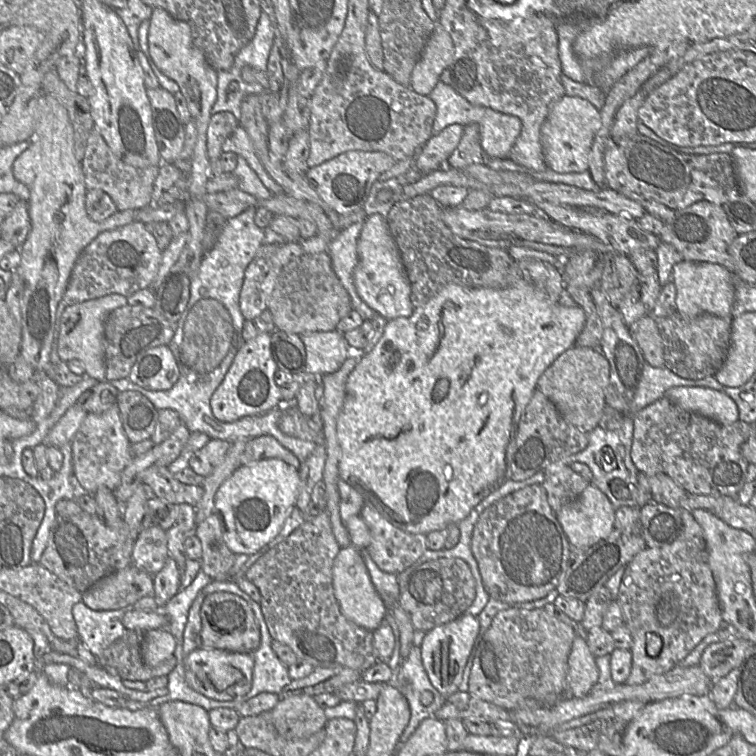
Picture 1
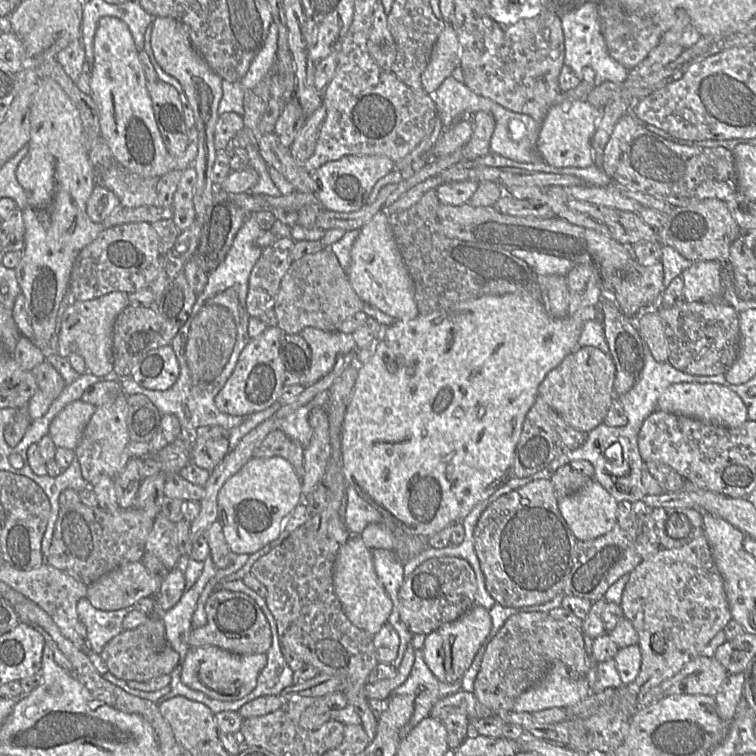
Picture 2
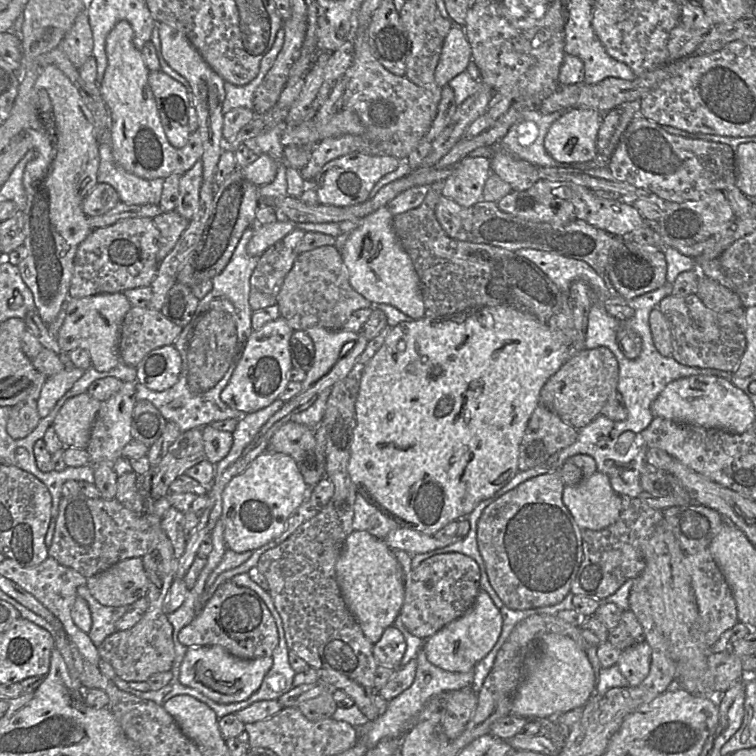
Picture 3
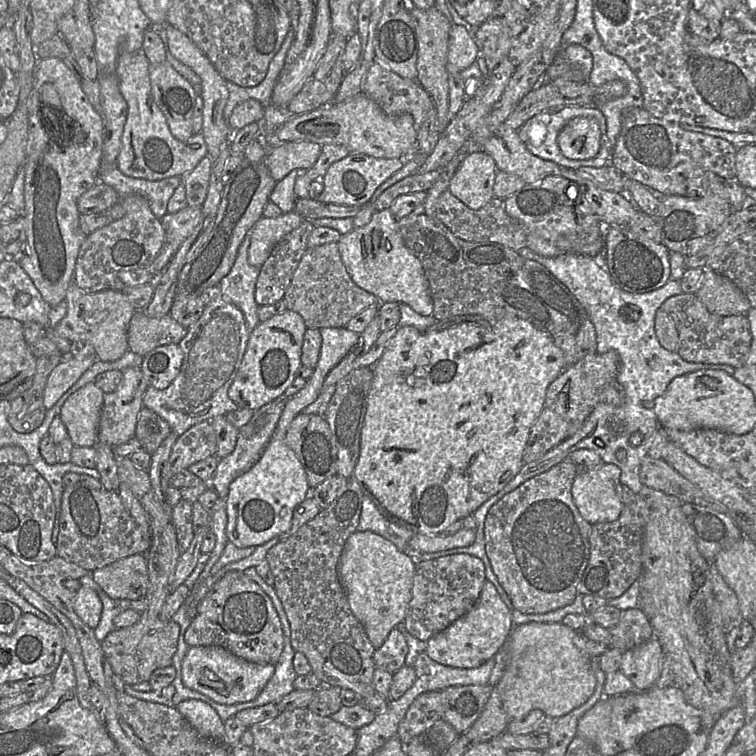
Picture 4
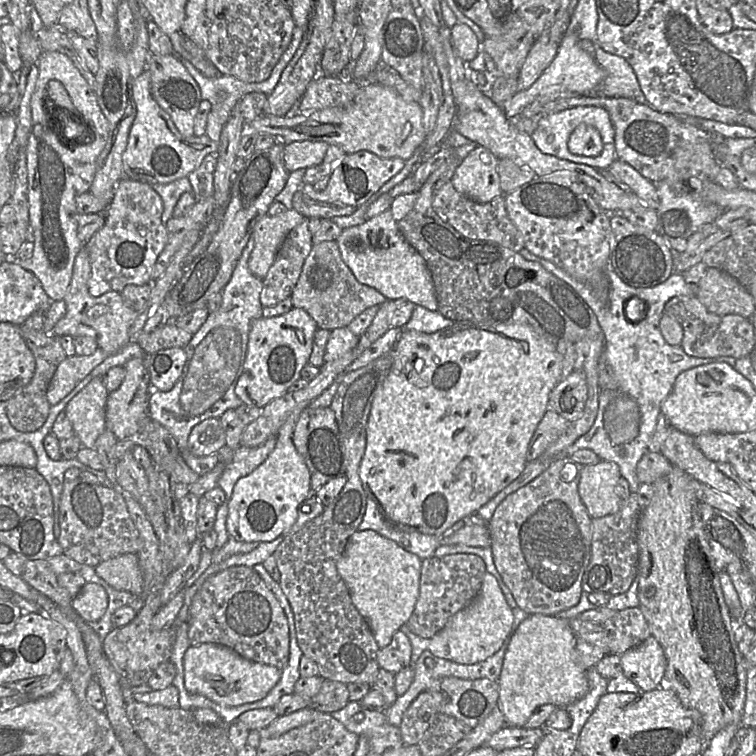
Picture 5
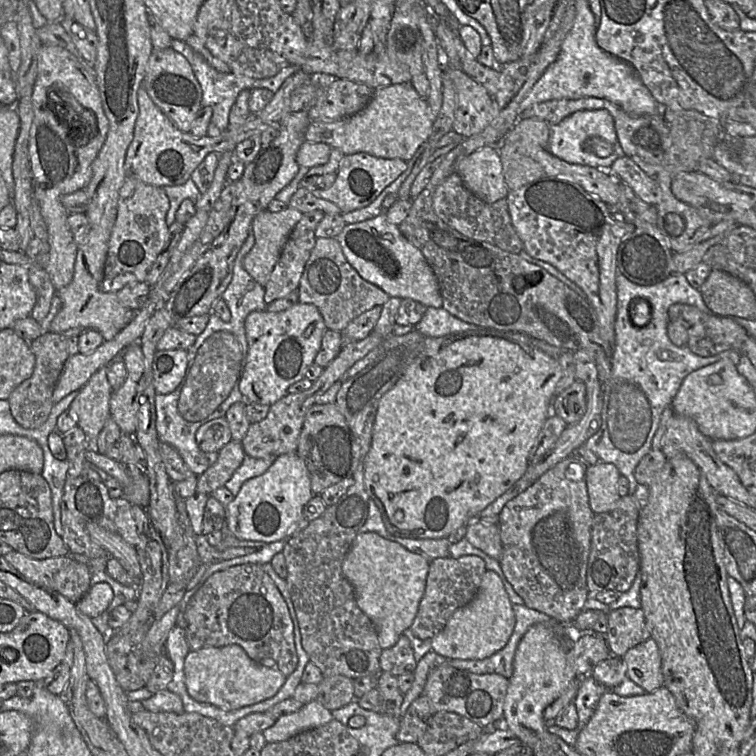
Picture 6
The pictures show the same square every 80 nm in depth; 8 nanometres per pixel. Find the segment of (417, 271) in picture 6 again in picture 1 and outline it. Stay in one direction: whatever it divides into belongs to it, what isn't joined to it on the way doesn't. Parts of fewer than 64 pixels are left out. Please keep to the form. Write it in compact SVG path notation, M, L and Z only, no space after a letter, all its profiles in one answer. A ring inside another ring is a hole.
M374 214L365 220L357 243L357 254L353 280L358 296L388 321L411 316L414 311L410 301L411 286L399 250L389 231L387 217Z

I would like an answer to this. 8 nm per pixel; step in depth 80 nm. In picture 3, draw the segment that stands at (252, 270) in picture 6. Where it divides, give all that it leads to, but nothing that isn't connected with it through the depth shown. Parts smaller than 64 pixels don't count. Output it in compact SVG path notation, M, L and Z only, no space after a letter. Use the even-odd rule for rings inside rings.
M277 220L264 225L254 225L252 238L247 245L251 256L260 257L269 247L284 238L296 228L296 223L290 220Z

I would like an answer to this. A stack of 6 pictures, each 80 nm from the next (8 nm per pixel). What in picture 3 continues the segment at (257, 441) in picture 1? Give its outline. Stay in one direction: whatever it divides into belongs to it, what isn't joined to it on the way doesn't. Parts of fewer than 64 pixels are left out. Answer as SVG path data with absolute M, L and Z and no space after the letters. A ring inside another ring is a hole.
M288 421L271 437L267 450L292 457L309 487L326 476L325 455L316 451L315 431L306 425Z

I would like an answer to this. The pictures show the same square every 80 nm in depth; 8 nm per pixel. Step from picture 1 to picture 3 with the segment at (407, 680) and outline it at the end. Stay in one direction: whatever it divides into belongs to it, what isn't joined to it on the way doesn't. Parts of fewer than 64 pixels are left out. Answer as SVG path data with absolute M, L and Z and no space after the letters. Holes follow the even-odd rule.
M423 649L416 656L417 667L413 684L395 698L388 701L385 713L379 715L374 721L368 721L359 729L359 739L361 739L368 749L375 747L384 738L402 738L411 729L411 724L416 715L423 709L426 703L435 695L445 691L471 688L474 679L473 671L465 673L445 671L431 664Z

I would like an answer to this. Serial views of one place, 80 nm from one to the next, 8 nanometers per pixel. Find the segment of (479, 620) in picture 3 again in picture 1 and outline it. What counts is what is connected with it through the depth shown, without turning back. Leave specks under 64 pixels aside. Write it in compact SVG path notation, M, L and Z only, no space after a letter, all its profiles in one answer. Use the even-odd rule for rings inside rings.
M465 613L449 623L426 632L423 638L420 646L423 666L431 684L445 699L459 690L465 665L479 635L479 630L480 624L477 616Z

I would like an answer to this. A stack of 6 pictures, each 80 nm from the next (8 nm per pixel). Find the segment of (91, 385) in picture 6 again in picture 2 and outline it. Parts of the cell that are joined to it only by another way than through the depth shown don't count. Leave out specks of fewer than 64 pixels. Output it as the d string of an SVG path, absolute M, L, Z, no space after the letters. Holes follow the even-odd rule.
M81 399L67 404L50 423L48 435L55 446L74 450L96 408Z

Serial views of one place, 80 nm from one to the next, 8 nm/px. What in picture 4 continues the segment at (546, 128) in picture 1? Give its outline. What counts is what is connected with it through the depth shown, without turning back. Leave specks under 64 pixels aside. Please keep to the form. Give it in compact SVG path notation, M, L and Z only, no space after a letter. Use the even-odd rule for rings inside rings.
M574 118L559 133L557 144L561 153L568 159L593 158L601 148L599 124L593 118Z

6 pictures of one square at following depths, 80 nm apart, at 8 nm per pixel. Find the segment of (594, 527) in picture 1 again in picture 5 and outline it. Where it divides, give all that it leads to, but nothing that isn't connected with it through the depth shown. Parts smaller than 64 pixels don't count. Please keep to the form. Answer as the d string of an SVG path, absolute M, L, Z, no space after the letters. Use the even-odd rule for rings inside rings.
M602 461L584 466L578 485L580 498L592 519L616 513L622 499L616 493L616 485L622 477L615 462Z

